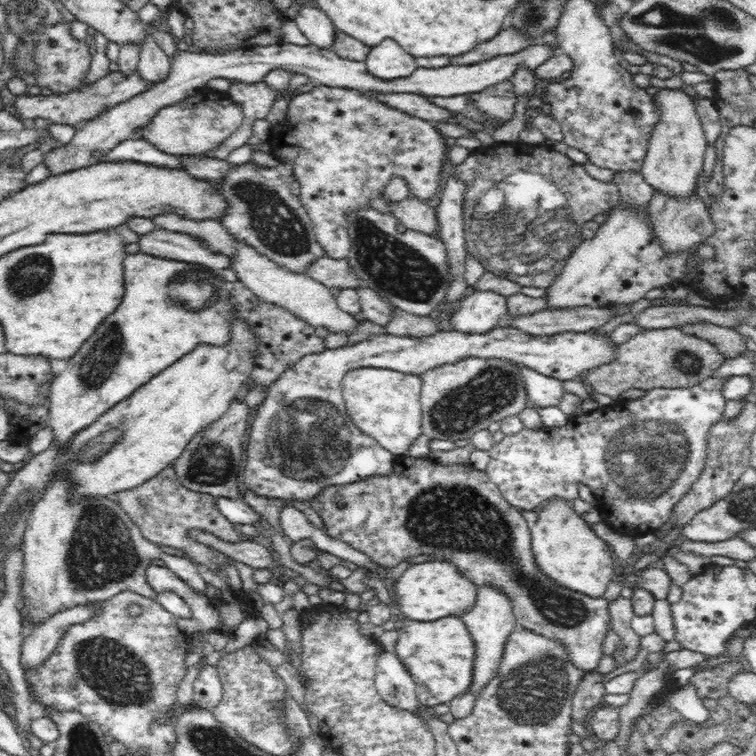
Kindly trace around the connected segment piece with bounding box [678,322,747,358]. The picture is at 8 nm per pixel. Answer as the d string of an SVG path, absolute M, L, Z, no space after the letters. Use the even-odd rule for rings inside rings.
M709 322L682 324L682 326L678 326L678 328L688 335L700 337L700 339L712 343L714 347L724 355L724 358L732 358L747 350L742 335L735 329L716 326Z

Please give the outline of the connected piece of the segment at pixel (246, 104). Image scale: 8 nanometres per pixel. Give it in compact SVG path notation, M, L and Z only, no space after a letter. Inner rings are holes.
M264 81L258 83L234 82L227 92L230 100L242 110L244 121L240 129L222 142L217 150L206 155L195 156L195 158L226 159L232 150L236 150L248 142L248 138L254 134L253 126L256 120L266 119L272 104L282 98L282 94L284 94L284 92L270 89Z

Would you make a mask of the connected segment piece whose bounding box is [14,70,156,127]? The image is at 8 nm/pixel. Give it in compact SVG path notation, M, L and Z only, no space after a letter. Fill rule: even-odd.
M114 71L100 78L94 84L80 88L70 92L70 94L58 94L58 96L18 96L14 102L14 107L25 121L33 121L37 118L49 120L51 123L65 124L71 127L79 127L83 121L88 121L102 113L105 108L114 107L120 102L126 102L130 98L136 98L138 94L148 92L148 89L154 88L156 85L150 85L137 71L132 74L122 74Z

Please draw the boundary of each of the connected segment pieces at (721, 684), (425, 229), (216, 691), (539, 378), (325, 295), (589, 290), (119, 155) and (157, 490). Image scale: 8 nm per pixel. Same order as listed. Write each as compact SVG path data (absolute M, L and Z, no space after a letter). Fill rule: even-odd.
M731 659L729 662L720 664L711 670L706 669L694 673L689 682L695 686L700 699L719 700L729 695L728 680L736 672L740 672L742 668L740 661Z
M409 196L390 204L391 212L405 229L436 236L438 230L436 211L420 200L419 197Z
M204 664L193 682L193 702L196 706L212 712L223 698L223 686L217 668Z
M521 366L526 393L534 408L558 407L565 394L560 379L543 376L527 367Z
M175 212L168 214L157 213L156 218L150 219L158 228L170 232L180 232L192 238L200 239L212 254L224 255L229 260L229 267L235 270L238 280L244 284L254 295L262 300L276 304L298 318L304 320L309 326L326 326L336 334L350 334L358 328L358 320L351 313L344 312L337 302L334 302L330 290L321 282L310 278L307 274L292 272L275 261L270 260L254 247L240 241L224 229L221 221L216 220L190 220L185 216L178 216Z
M621 202L609 210L607 220L592 239L583 239L566 260L562 271L547 288L547 308L600 308L613 304L630 305L652 288L664 288L672 280L686 278L688 254L666 256L660 238L654 235L647 205L627 205Z
M128 139L123 140L120 144L110 150L101 162L138 162L158 166L160 168L183 168L182 161L178 156L172 156L158 151L152 143L146 139Z
M173 465L164 468L158 475L146 482L135 486L128 490L120 490L114 495L114 499L126 511L126 514L136 524L138 529L142 531L144 538L156 545L172 546L182 550L189 560L208 567L214 571L216 575L223 577L223 573L219 571L226 563L236 566L238 563L224 553L202 545L198 541L194 541L188 532L190 530L203 530L211 532L216 538L224 540L224 542L238 542L242 540L242 534L232 526L226 516L218 509L215 504L215 496L199 493L186 488L176 476Z

